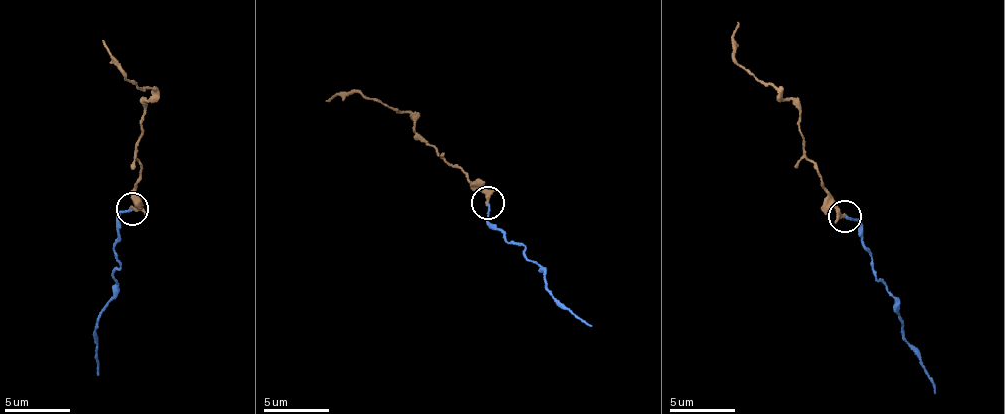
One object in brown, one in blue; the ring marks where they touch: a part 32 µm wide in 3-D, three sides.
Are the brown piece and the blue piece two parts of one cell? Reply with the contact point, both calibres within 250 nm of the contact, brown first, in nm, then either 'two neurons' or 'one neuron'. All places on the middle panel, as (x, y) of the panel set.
at (488, 202); 240 nm thick on the brown side, 160 nm on the other; one neuron

